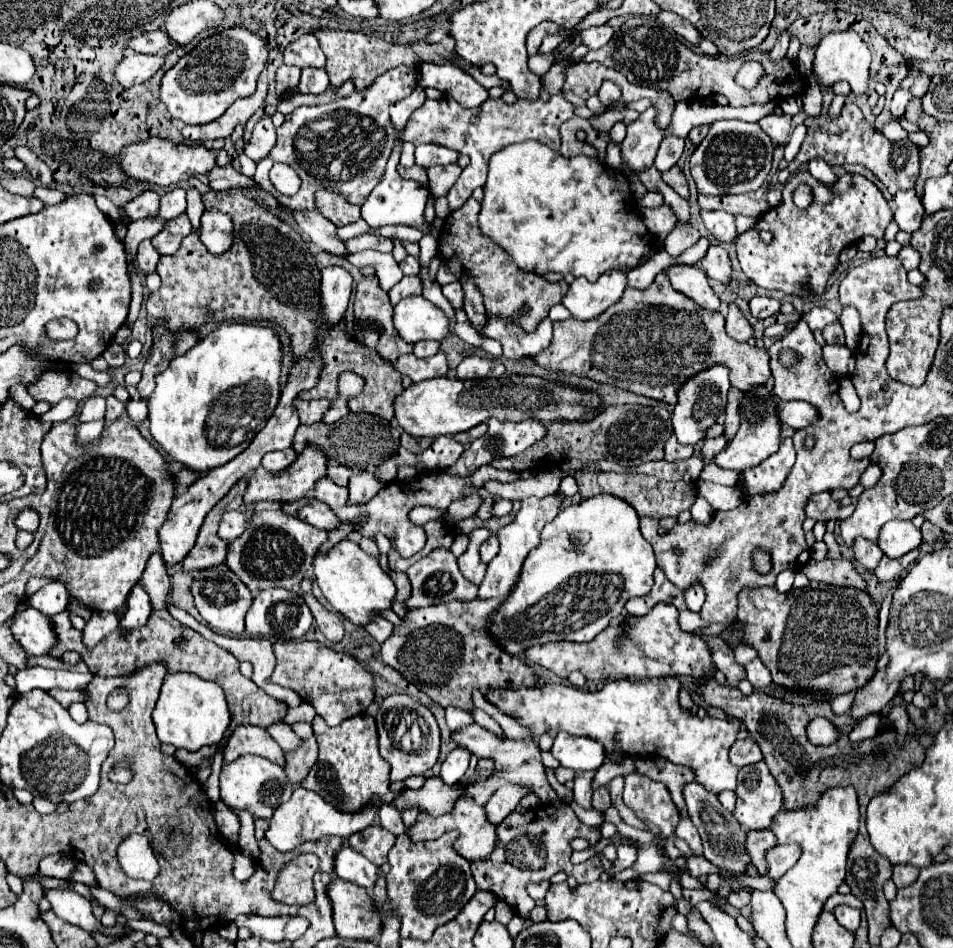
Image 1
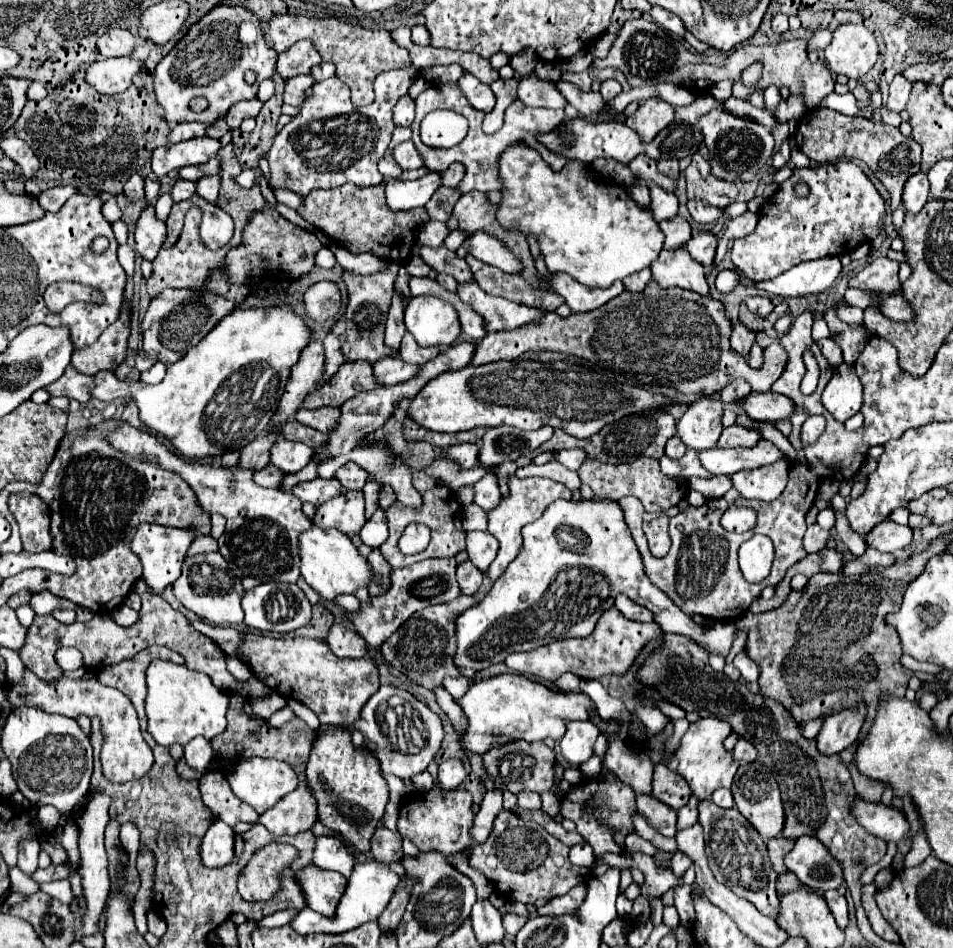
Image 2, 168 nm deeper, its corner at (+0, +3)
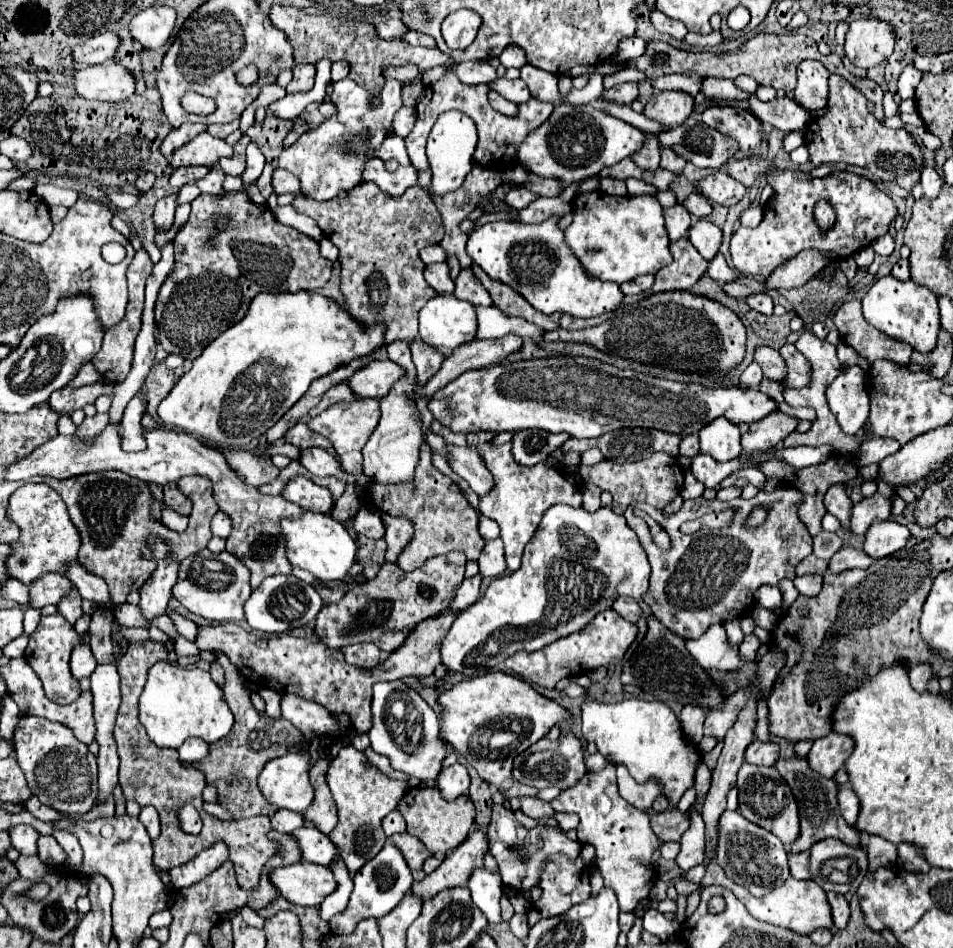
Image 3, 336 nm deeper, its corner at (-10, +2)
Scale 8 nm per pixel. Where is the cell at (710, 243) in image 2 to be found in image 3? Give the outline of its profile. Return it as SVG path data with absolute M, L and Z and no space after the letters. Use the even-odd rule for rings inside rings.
M707 218L697 220L691 226L689 240L705 260L713 260L719 252L719 246L721 246L721 228L711 224Z

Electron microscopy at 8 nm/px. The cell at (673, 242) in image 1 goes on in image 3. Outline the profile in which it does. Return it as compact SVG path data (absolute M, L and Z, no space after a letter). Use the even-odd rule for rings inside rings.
M673 206L673 208L665 208L665 224L667 224L667 230L669 230L669 240L671 242L677 242L679 238L685 238L691 230L691 214L681 206Z

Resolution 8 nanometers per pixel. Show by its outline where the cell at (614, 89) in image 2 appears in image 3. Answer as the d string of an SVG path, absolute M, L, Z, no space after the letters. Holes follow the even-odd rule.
M625 82L625 84L617 84L609 90L603 92L603 98L607 100L615 100L615 102L621 102L621 104L629 104L637 98L637 84L635 82Z

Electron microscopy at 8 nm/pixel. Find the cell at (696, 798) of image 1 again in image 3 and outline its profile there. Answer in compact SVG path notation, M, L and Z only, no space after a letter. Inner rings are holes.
M725 810L719 820L719 840L715 862L725 870L727 878L745 886L753 896L765 896L789 878L787 852L779 838L761 826L755 826L743 814Z

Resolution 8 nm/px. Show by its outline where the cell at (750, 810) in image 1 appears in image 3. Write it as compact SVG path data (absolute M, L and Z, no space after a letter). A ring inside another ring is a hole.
M743 764L737 778L739 788L739 812L755 822L757 826L763 826L765 830L771 830L785 846L789 846L799 836L799 812L795 798L791 794L791 788L781 778L781 774L773 766L753 766Z

